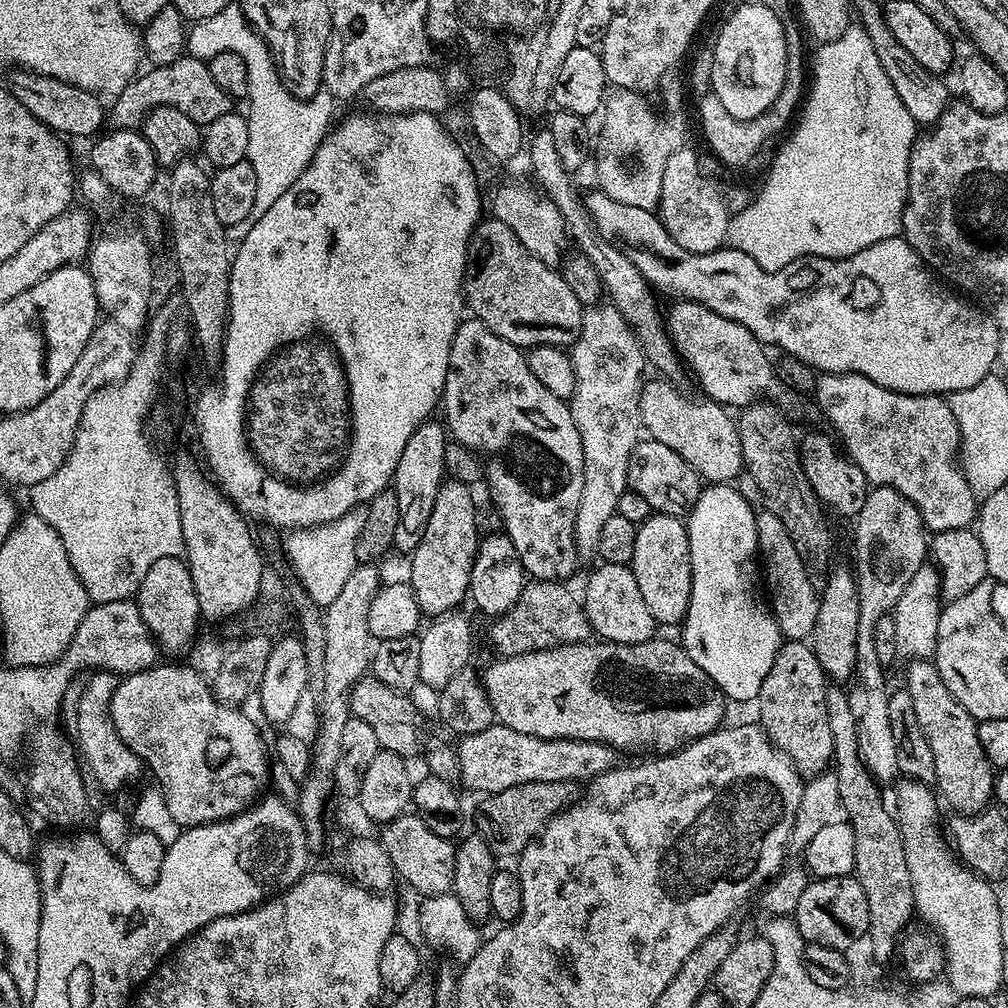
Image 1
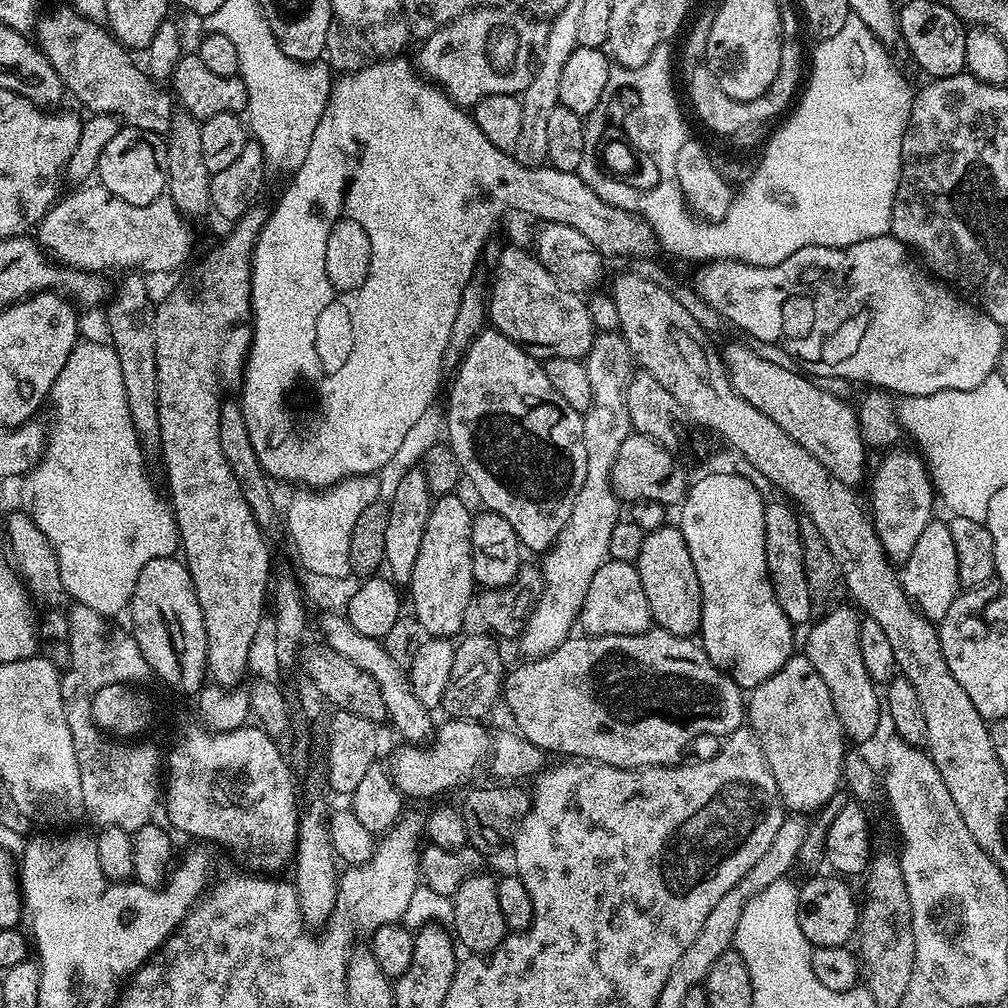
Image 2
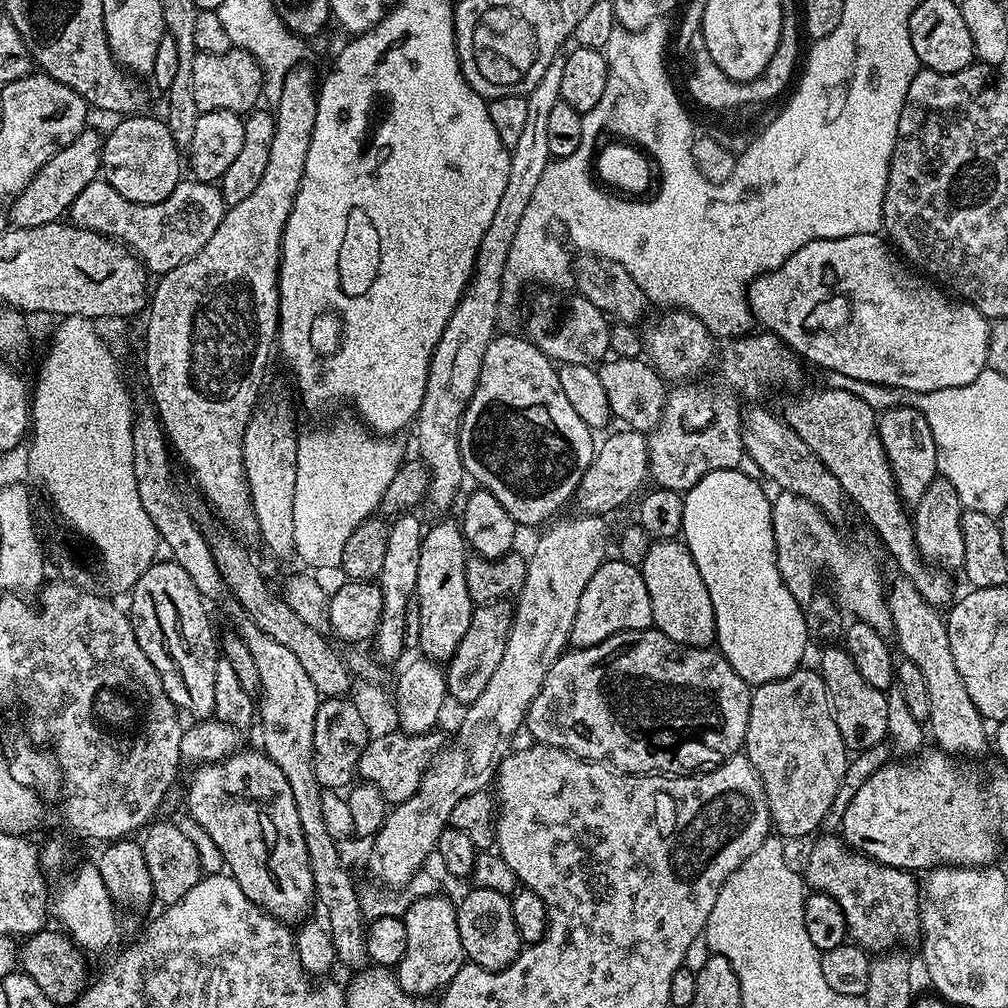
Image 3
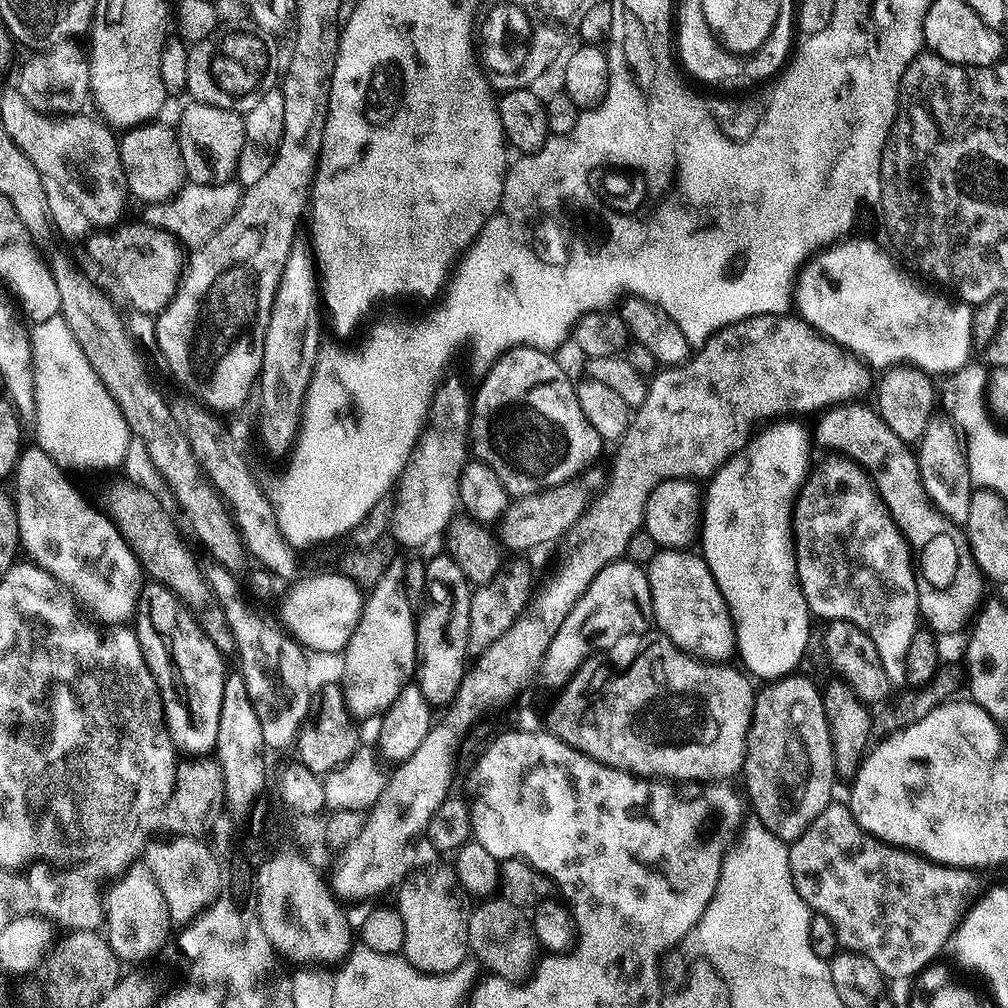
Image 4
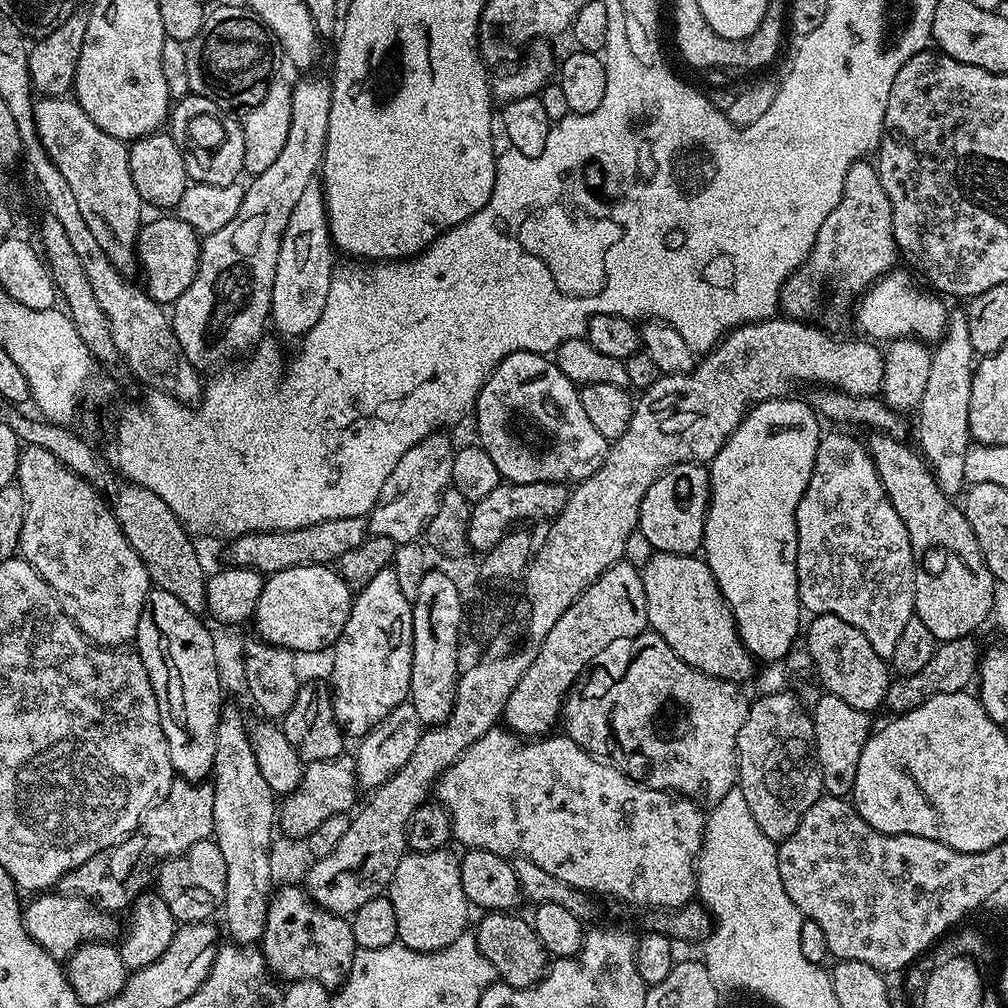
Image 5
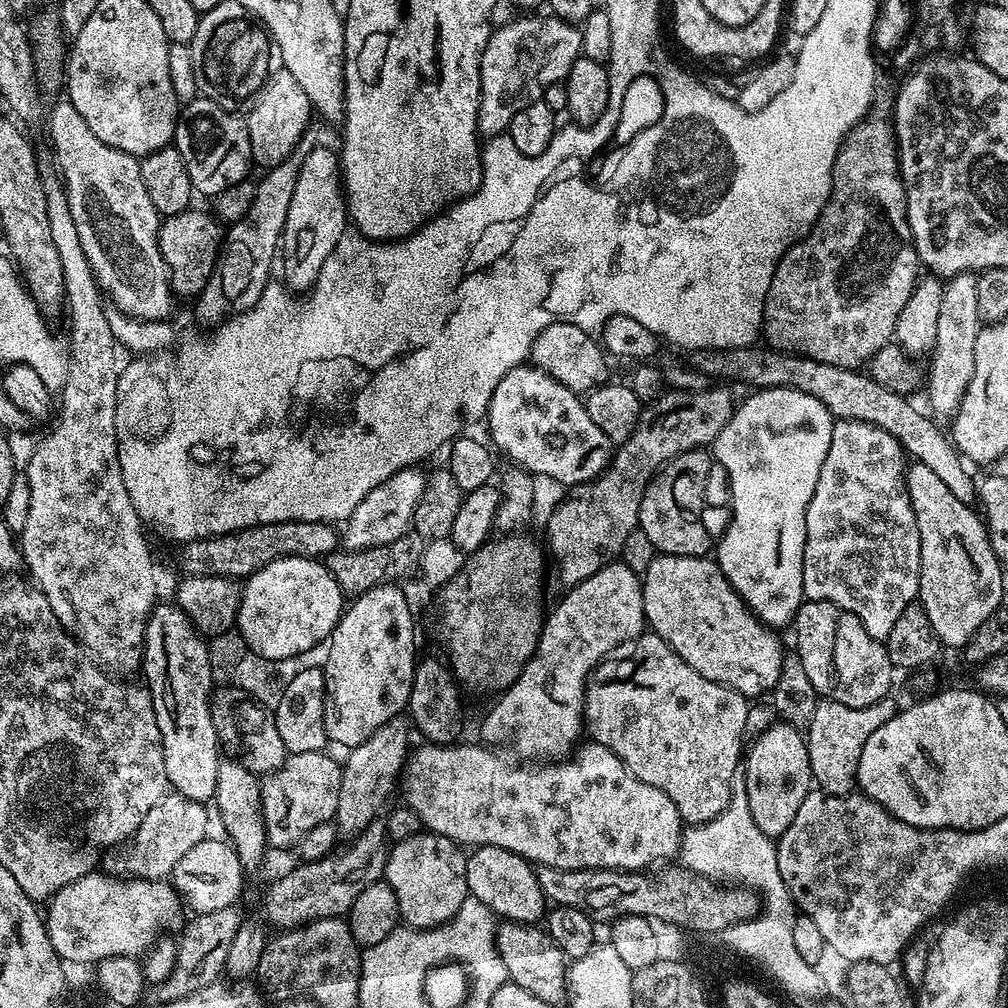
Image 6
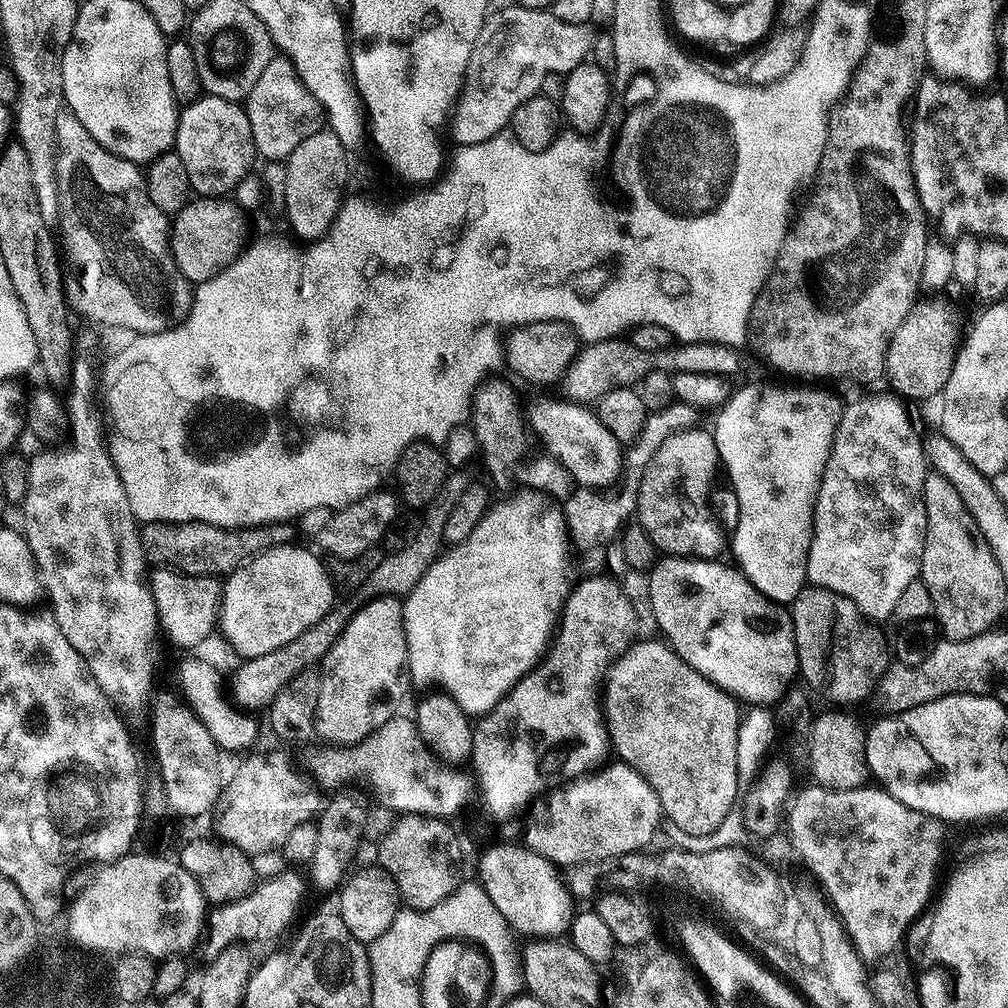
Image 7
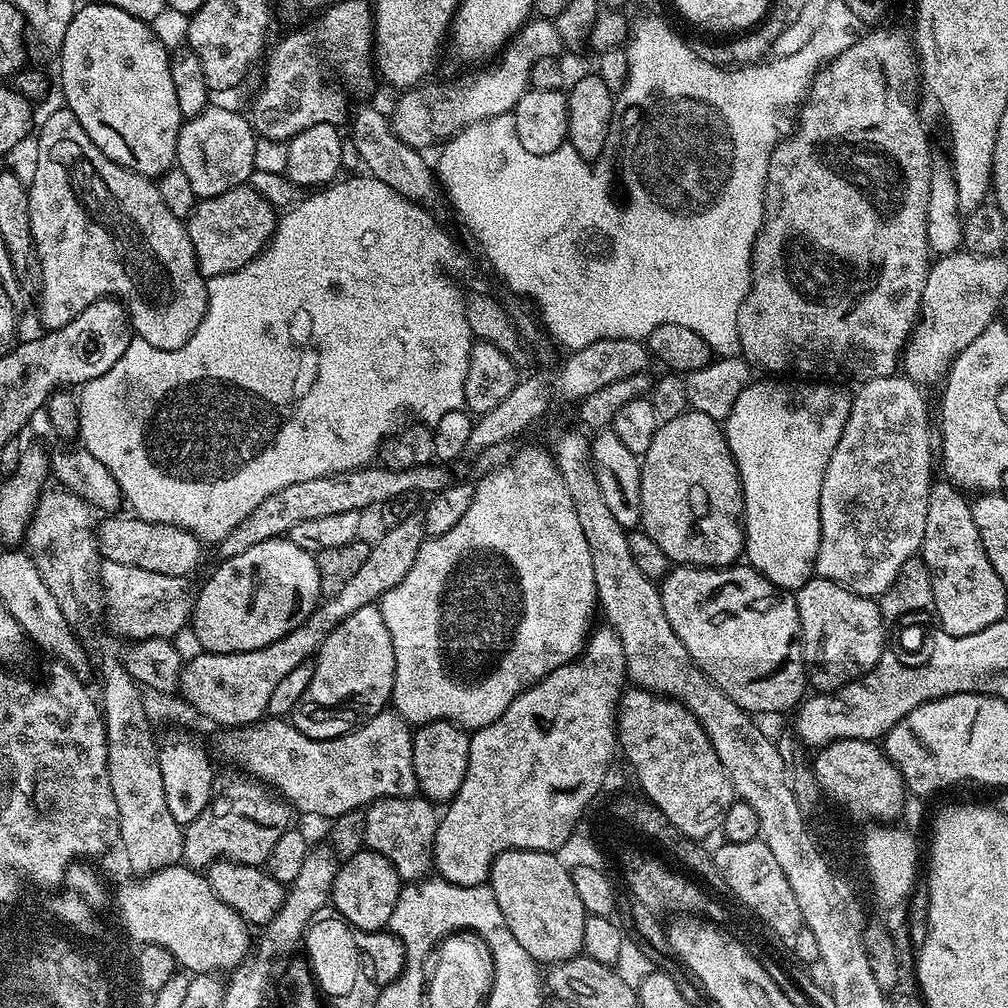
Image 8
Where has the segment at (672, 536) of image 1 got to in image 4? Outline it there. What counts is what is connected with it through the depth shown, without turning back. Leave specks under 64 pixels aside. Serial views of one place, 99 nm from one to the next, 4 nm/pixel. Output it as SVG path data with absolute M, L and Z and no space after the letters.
M665 548L657 551L655 558L646 565L648 585L652 595L652 615L659 631L674 642L684 652L689 652L697 660L707 660L714 664L731 661L737 655L736 631L732 625L732 615L722 598L722 590L718 590L718 582L714 582L714 574L710 574L710 566L703 555L692 550Z

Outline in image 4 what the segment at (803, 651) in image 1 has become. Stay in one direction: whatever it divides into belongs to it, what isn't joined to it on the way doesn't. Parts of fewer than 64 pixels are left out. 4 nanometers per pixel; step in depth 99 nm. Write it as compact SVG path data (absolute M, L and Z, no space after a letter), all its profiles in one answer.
M800 675L783 676L781 680L765 683L757 691L742 769L743 791L756 811L755 819L766 826L770 834L785 842L798 839L806 826L810 826L810 822L814 822L814 818L818 818L818 814L822 814L822 810L833 803L832 787L838 784L832 753L832 735L824 709L824 693L818 684L816 688L810 677Z

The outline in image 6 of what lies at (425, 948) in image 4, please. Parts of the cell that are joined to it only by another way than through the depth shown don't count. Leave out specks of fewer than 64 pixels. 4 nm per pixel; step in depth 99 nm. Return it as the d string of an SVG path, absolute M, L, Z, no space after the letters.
M421 830L410 838L395 841L388 850L383 879L390 890L394 890L394 898L398 898L400 920L407 927L417 929L438 928L452 920L462 902L470 896L466 882L467 861L461 845L436 832Z

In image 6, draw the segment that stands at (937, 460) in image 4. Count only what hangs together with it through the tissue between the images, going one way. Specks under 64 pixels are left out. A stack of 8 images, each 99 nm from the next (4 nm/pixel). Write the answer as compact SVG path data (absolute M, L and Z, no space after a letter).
M964 273L951 277L945 284L941 305L938 310L935 346L930 353L930 372L926 374L928 398L931 411L939 419L949 419L963 398L966 386L973 377L974 345L980 333L982 321L978 318L977 280L973 273Z

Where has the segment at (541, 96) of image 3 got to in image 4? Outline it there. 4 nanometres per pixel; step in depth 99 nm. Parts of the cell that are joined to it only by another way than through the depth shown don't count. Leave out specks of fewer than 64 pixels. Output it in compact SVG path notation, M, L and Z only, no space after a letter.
M445 379L437 388L428 410L429 421L394 492L390 535L397 545L420 548L435 536L443 537L447 533L448 524L458 510L460 475L470 459L468 421L472 401L473 397L460 380Z

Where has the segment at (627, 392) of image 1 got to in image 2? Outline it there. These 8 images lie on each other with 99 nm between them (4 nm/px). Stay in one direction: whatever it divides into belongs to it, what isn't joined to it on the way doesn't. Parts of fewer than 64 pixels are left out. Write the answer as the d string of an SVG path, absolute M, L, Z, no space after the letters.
M619 331L601 332L594 338L584 365L586 375L590 377L590 394L592 395L592 405L588 407L587 412L583 413L584 425L582 426L582 442L586 442L586 478L582 478L582 490L578 490L578 498L574 498L574 510L570 510L570 518L566 526L562 526L562 534L558 534L551 548L542 556L544 591L535 597L524 621L524 631L518 636L520 648L525 652L523 655L528 658L550 654L555 648L562 646L564 640L569 639L573 631L571 628L577 627L582 602L586 598L586 590L590 590L590 581L594 579L594 574L598 574L600 567L609 560L610 533L622 518L621 501L616 491L612 489L612 471L614 462L618 458L618 450L622 448L622 442L626 442L626 438L633 435L634 432L630 422L630 410L626 410L628 381L634 375L632 351L626 346Z

